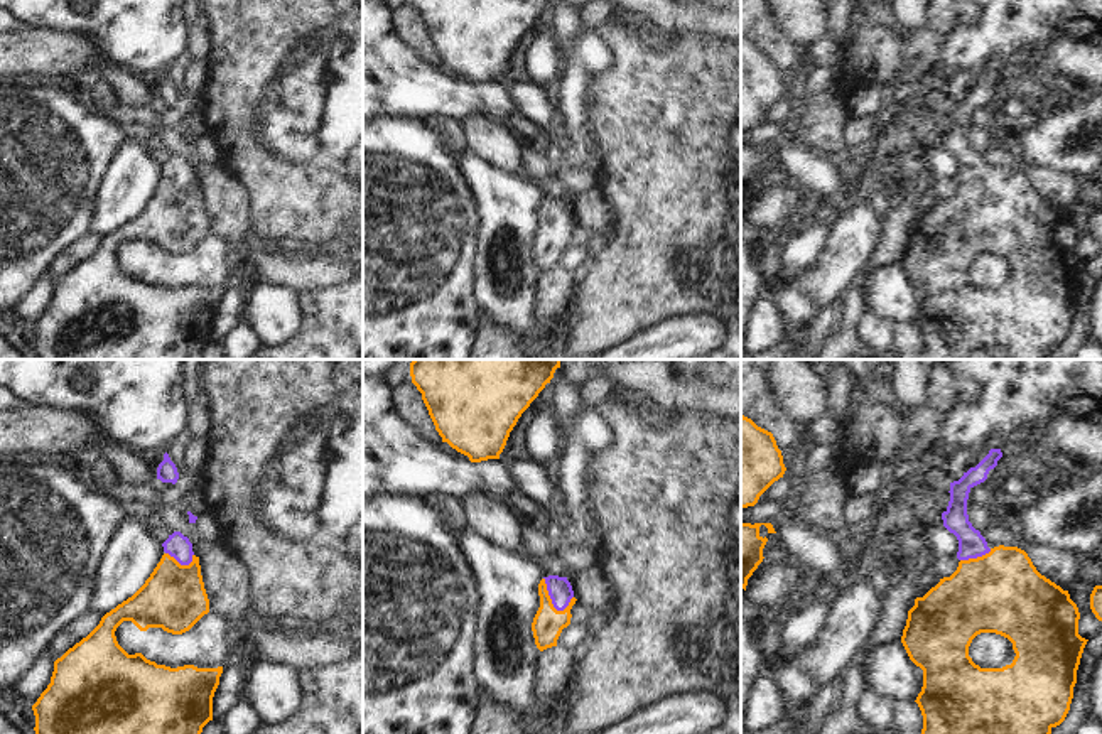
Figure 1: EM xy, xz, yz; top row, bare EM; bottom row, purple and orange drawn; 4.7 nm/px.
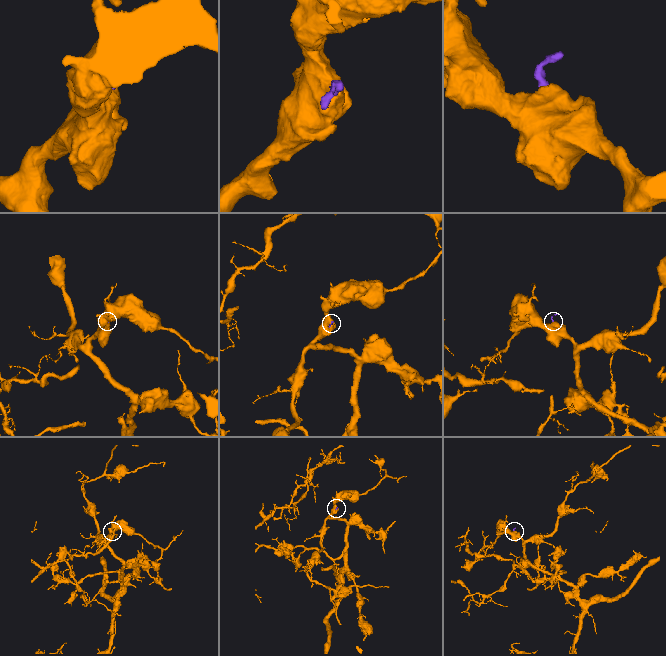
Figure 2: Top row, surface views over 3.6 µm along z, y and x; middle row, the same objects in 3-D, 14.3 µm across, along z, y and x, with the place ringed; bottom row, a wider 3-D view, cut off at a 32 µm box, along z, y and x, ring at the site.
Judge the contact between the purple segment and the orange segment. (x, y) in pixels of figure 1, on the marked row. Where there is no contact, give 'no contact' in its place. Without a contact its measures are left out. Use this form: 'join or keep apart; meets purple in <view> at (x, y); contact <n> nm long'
join; meets purple in xz at (549, 594); contact 190 nm long

